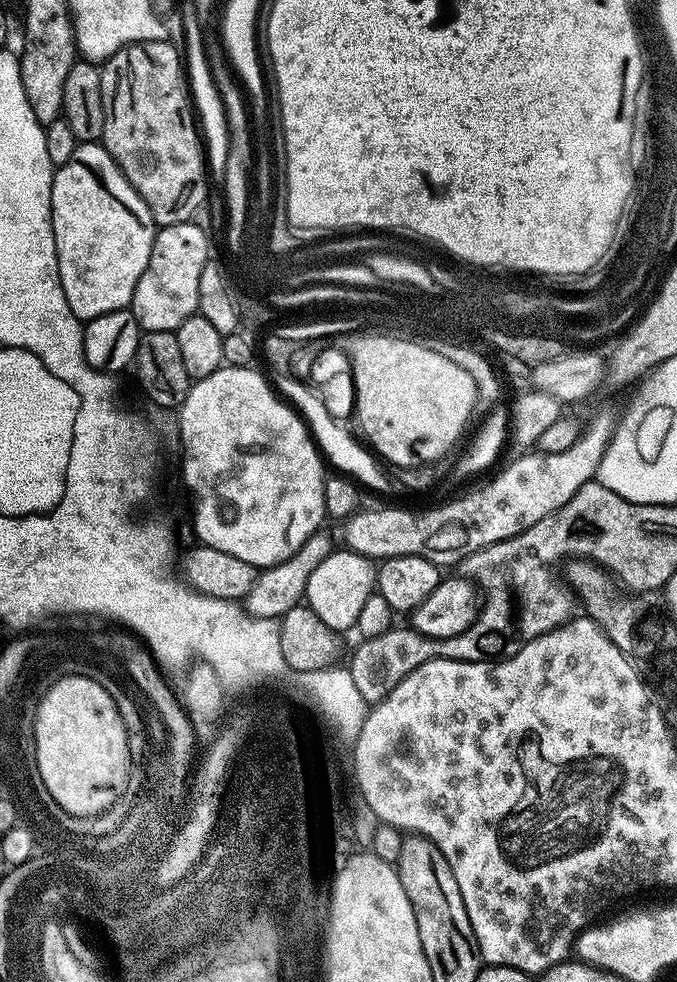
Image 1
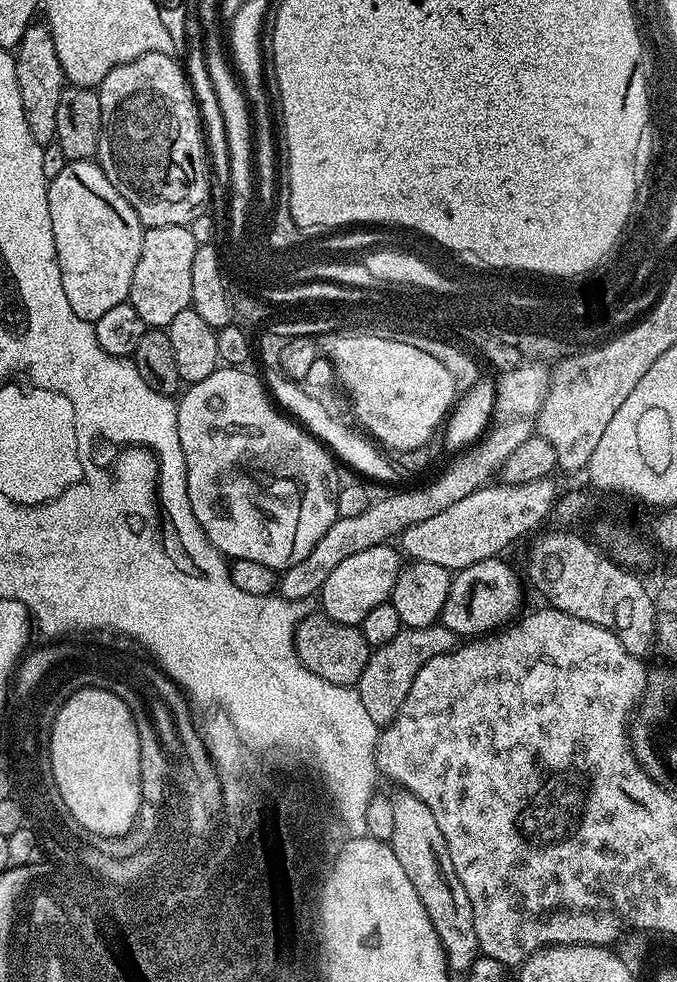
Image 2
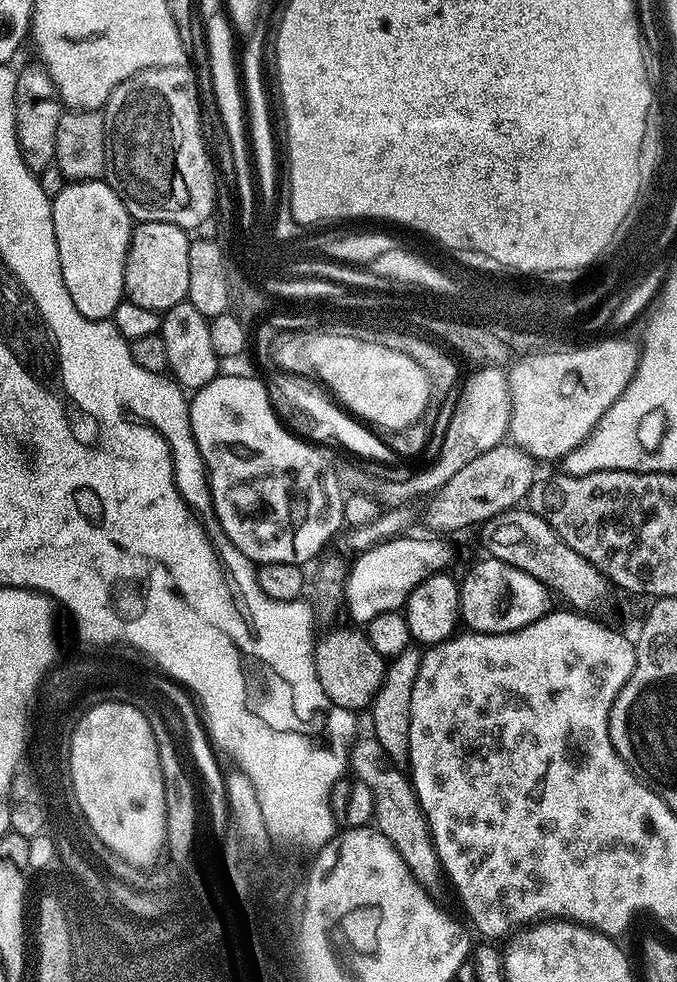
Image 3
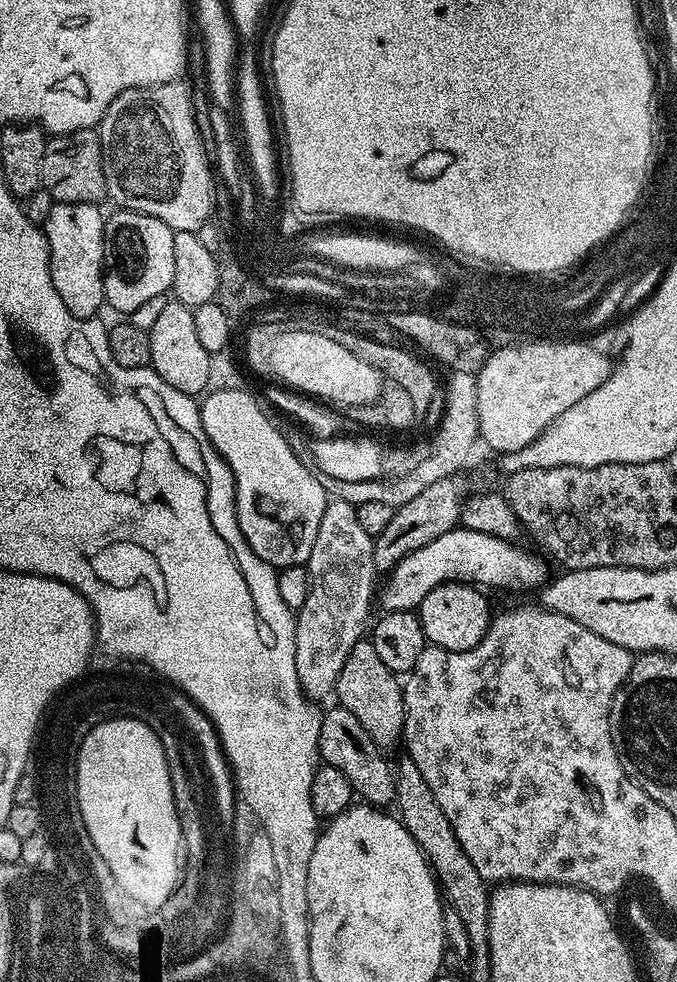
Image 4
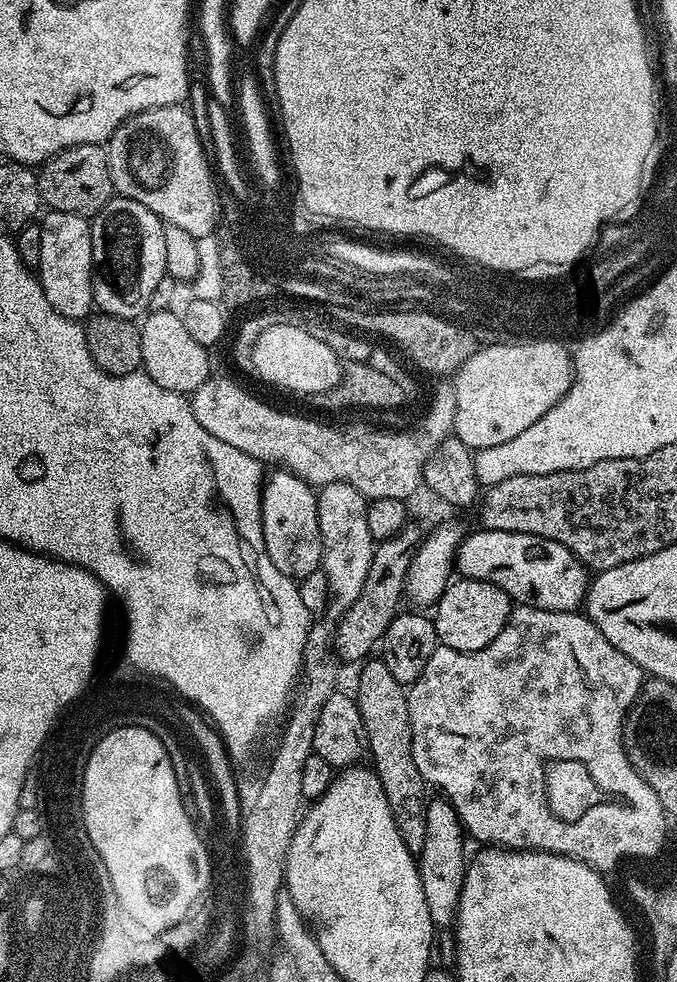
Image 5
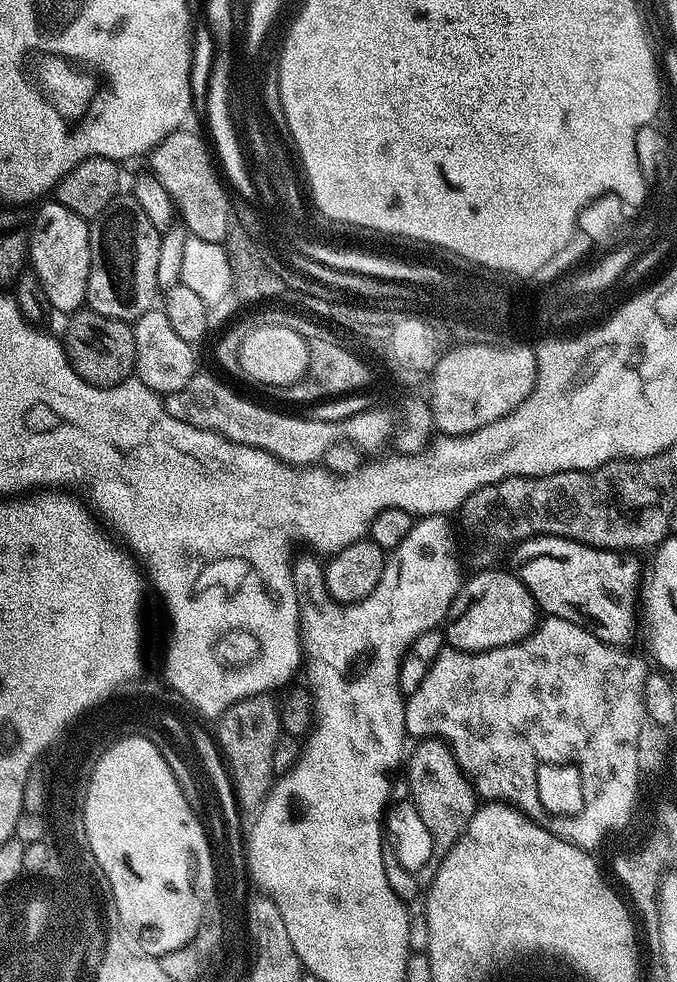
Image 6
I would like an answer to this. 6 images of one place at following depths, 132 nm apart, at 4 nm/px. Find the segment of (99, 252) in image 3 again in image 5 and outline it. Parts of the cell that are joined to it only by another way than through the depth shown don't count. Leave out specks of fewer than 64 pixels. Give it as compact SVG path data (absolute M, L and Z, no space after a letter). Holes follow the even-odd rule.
M49 211L42 220L41 262L38 269L38 279L46 294L46 302L58 310L66 318L84 322L93 315L94 301L92 299L92 225L85 217L78 214Z

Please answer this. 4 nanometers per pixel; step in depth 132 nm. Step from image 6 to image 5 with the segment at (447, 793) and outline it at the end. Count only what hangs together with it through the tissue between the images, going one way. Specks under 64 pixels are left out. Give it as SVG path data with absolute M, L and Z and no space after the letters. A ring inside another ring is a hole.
M443 798L429 799L424 809L423 818L426 826L425 845L418 856L422 894L426 894L426 906L430 910L430 922L437 929L451 929L456 922L456 907L460 901L460 891L464 885L464 870L466 867L466 856L464 860L464 840L466 841L464 825L460 823L452 803Z

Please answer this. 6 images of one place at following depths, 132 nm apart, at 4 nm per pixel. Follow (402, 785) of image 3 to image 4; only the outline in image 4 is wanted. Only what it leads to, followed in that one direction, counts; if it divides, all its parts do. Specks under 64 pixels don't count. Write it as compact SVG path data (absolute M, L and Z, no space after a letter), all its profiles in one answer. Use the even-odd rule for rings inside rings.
M334 706L329 712L323 713L320 722L320 758L321 761L346 774L346 778L352 784L353 793L357 797L363 798L373 806L388 806L396 799L396 778L393 765L388 765L388 760L382 749L371 740L370 734L362 728L362 723L358 722L350 710L341 706Z

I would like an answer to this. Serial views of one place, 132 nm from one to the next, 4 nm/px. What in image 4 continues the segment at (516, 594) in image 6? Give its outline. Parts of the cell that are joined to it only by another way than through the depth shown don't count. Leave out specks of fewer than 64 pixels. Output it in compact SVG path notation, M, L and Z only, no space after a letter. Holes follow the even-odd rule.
M443 584L434 586L426 598L422 598L418 615L422 622L424 639L431 647L441 648L447 652L470 650L482 642L492 622L494 609L488 605L485 593L471 584Z

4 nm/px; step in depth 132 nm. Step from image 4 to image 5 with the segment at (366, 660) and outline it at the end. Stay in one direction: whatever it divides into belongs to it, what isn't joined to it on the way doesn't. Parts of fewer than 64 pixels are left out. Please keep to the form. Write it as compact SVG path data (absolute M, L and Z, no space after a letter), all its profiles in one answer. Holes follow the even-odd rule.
M372 658L365 664L367 665L361 670L358 678L358 686L356 692L354 691L354 699L356 705L359 706L359 714L363 720L365 741L370 760L372 756L372 761L370 762L376 777L379 778L379 782L382 784L383 793L386 794L387 804L390 806L392 816L396 820L402 842L406 843L406 848L410 850L413 855L419 856L425 845L426 826L423 816L428 798L428 794L426 794L428 785L419 773L418 766L414 763L413 731L410 728L407 691L405 687L390 674L390 670L386 669L383 660Z

